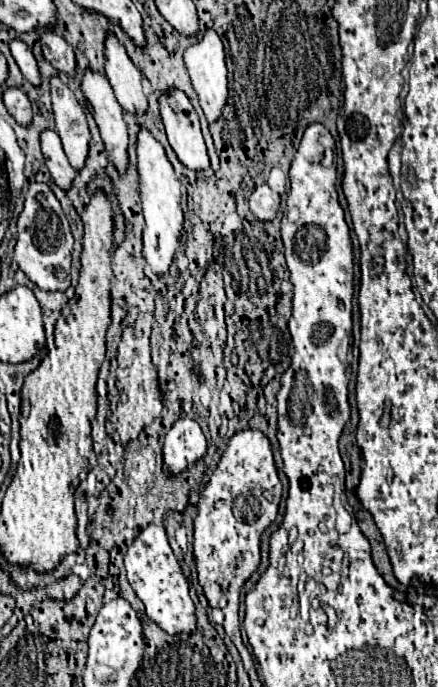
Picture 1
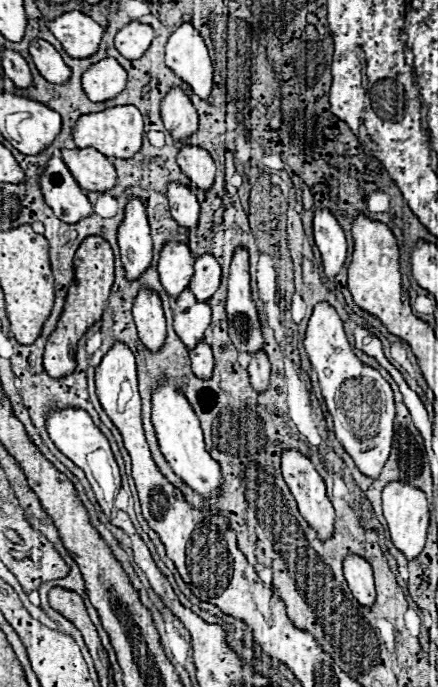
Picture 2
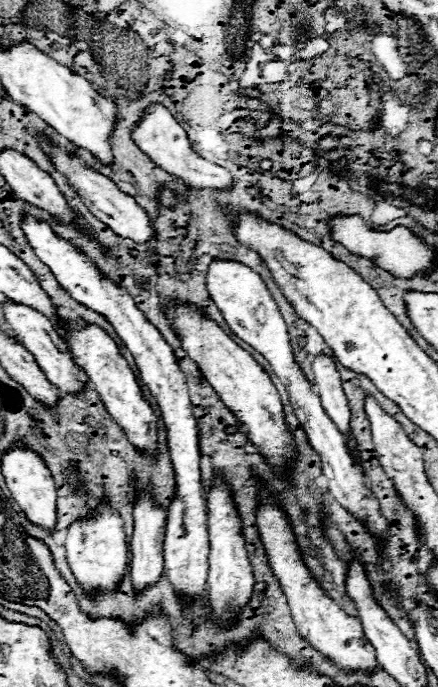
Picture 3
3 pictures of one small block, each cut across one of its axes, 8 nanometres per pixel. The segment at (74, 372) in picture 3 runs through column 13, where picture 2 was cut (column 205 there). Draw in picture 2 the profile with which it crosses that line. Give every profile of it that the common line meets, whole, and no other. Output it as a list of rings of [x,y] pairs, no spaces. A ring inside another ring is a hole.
[[[186,288],[176,300],[174,300],[174,330],[180,336],[180,340],[194,348],[198,340],[204,338],[204,330],[210,324],[210,306],[208,302],[198,302],[190,288]]]

